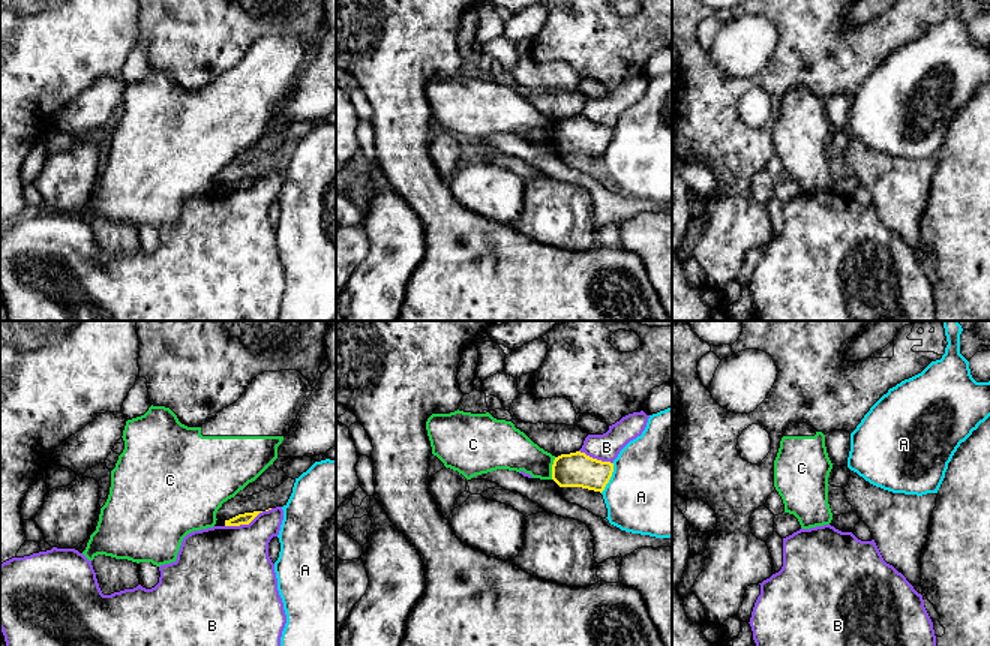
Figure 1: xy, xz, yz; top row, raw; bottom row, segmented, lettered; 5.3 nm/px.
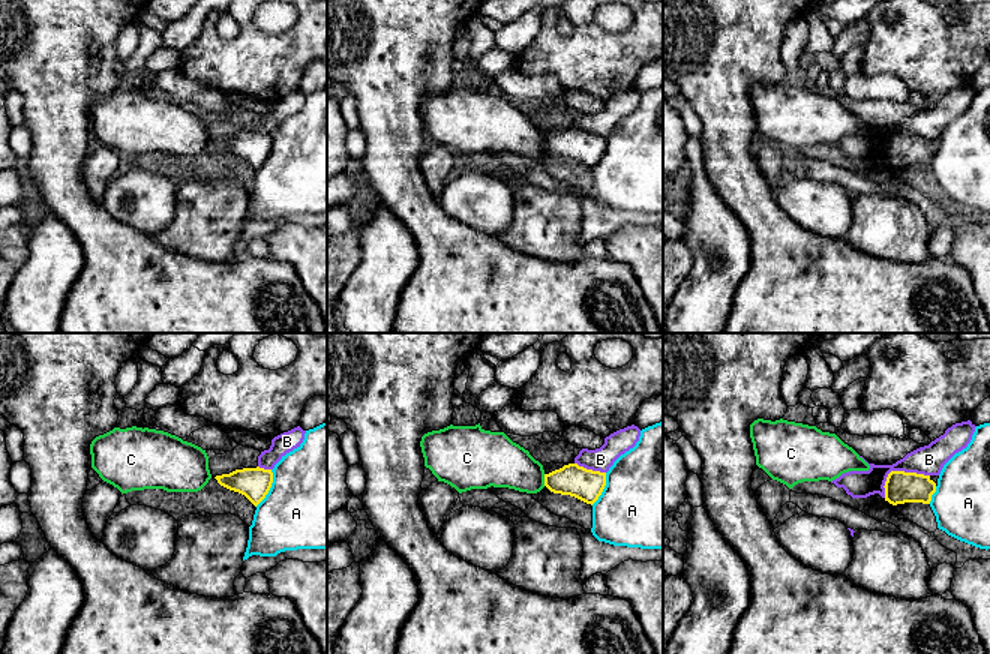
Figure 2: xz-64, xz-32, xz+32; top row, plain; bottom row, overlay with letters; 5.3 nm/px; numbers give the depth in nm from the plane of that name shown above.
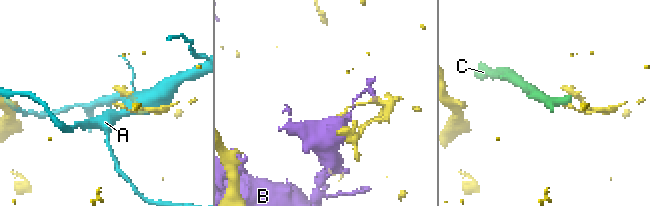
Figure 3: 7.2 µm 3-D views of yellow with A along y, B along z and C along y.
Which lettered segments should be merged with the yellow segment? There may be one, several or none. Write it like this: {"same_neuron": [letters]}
{"same_neuron": []}

